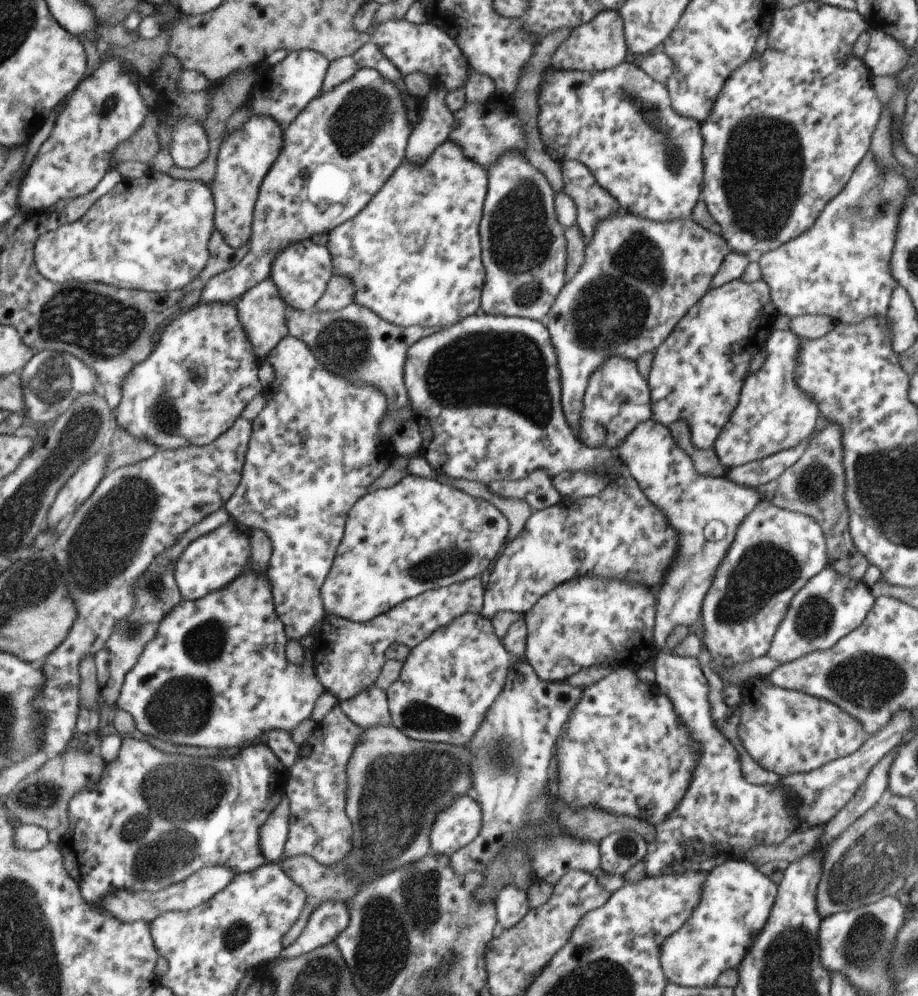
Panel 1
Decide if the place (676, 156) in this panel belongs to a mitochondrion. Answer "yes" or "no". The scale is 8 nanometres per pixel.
yes

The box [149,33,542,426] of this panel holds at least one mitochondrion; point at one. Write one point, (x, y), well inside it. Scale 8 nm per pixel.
(359, 116)

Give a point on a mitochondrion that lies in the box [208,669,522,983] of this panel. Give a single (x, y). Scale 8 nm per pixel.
(391, 779)

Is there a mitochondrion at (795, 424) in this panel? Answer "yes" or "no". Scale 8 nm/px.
no

